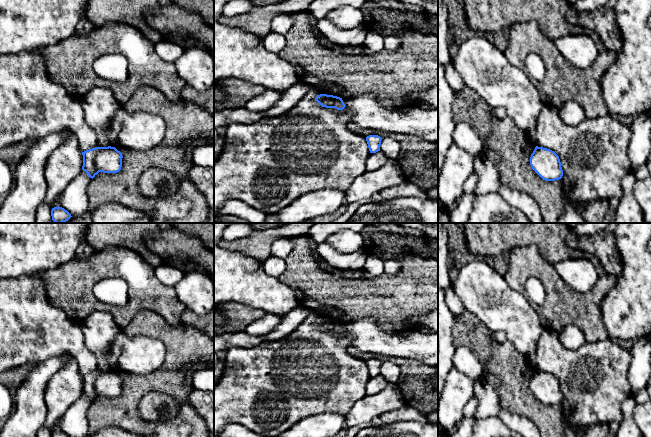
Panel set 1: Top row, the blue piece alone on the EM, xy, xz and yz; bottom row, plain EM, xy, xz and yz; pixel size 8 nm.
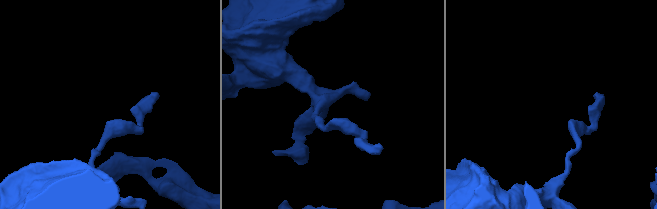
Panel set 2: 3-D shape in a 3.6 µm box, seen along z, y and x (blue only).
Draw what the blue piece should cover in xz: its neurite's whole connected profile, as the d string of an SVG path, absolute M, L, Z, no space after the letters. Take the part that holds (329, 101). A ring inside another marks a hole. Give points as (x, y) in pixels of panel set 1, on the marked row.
M320 94L318 95L315 100L322 106L326 108L335 108L337 110L343 110L345 108L345 104L342 98L327 95L327 94Z

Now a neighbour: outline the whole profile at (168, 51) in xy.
M163 39L155 44L155 50L163 60L172 63L175 63L184 52L181 46Z

